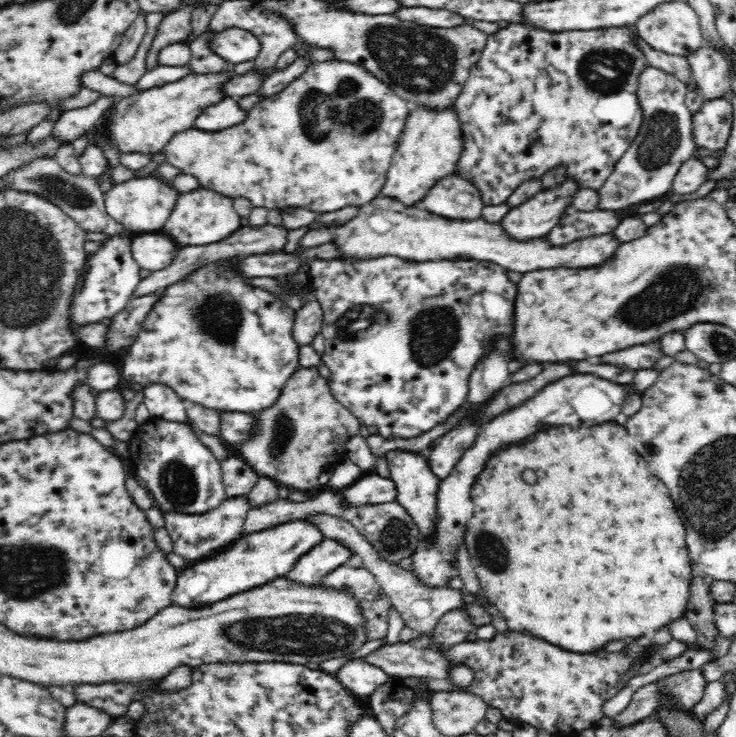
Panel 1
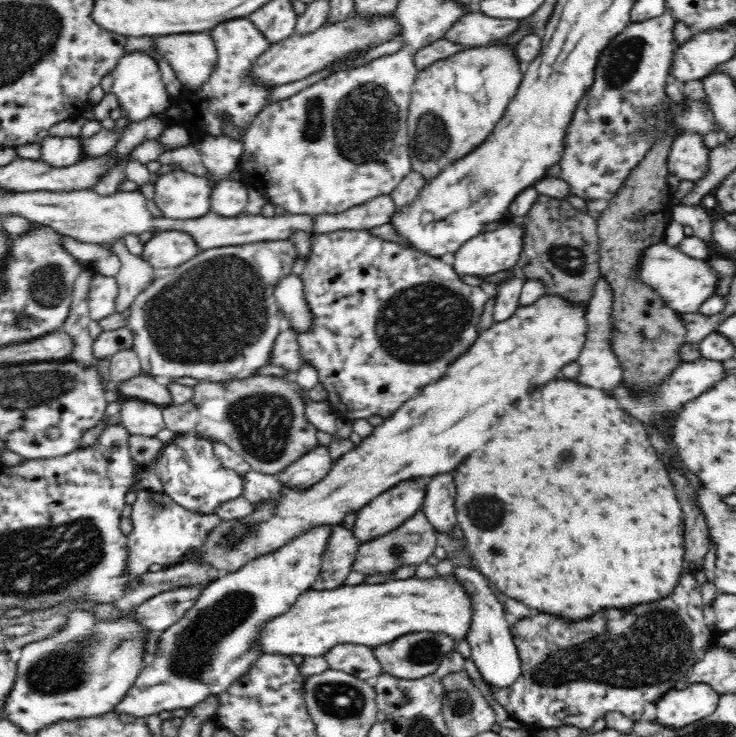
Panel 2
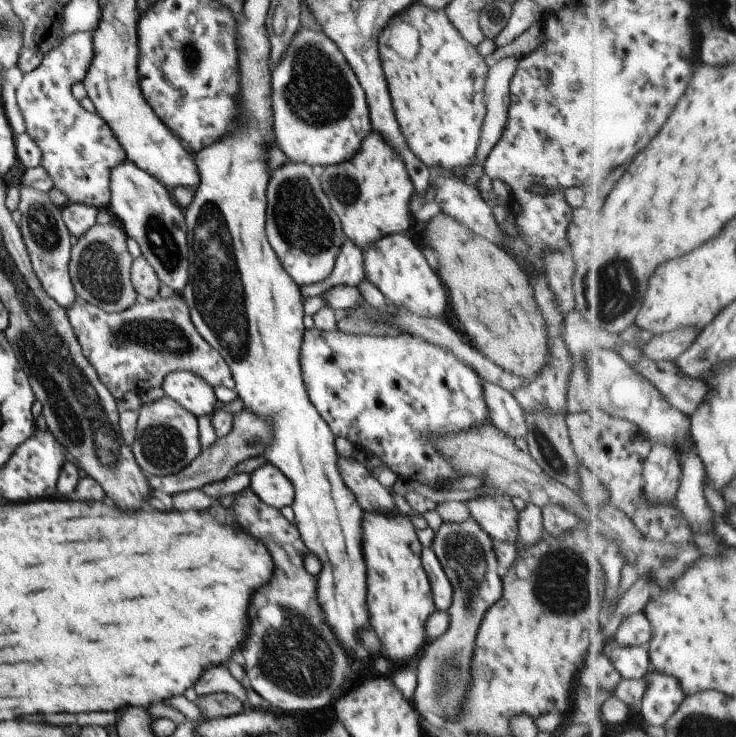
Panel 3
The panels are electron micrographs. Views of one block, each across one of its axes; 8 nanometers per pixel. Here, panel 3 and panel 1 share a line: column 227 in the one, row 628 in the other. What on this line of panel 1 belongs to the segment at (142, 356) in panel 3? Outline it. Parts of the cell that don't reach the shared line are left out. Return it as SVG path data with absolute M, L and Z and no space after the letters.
M348 564L336 568L322 578L324 587L349 588L361 603L366 619L368 638L382 638L388 632L389 596L382 590L375 575L366 568L351 568Z

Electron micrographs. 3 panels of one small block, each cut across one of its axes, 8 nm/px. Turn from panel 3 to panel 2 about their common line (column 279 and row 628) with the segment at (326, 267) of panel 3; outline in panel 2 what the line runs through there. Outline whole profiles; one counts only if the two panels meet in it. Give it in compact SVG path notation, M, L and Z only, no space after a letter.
M330 526L312 528L304 532L302 537L289 542L287 546L276 552L253 560L241 570L234 573L223 574L215 581L208 583L200 591L196 604L184 616L178 619L171 627L159 634L155 649L151 654L152 660L145 666L138 676L136 684L124 700L116 706L120 713L138 717L160 714L166 710L191 709L204 702L209 696L217 696L226 692L240 678L247 676L264 654L260 643L260 632L264 624L270 619L286 615L300 599L304 592L311 589L321 570L322 554L328 541Z

